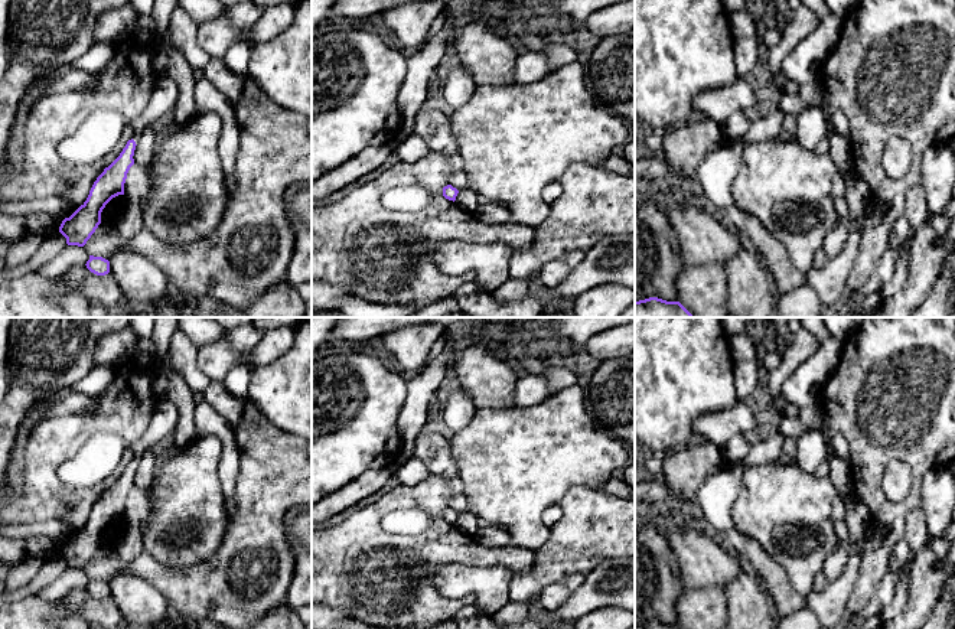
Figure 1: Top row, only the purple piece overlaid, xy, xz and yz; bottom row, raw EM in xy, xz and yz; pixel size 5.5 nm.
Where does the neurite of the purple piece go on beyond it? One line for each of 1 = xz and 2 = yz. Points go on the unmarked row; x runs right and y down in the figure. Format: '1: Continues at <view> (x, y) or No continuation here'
1: No continuation here
2: No continuation here

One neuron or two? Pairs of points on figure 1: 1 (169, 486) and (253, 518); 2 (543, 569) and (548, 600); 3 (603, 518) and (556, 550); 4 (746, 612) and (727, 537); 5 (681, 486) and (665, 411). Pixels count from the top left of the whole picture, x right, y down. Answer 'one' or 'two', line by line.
1: two
2: two
3: one
4: two
5: two

